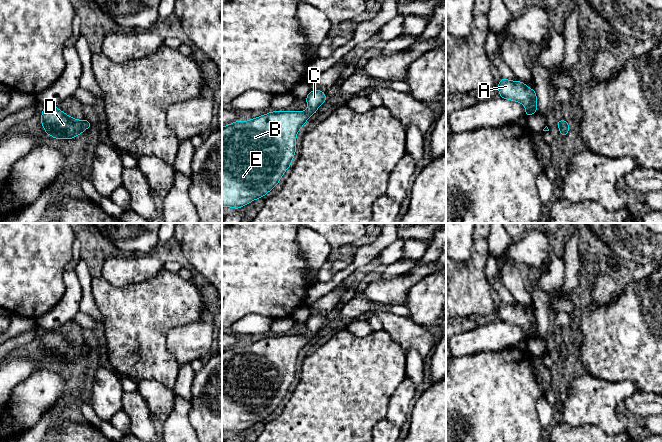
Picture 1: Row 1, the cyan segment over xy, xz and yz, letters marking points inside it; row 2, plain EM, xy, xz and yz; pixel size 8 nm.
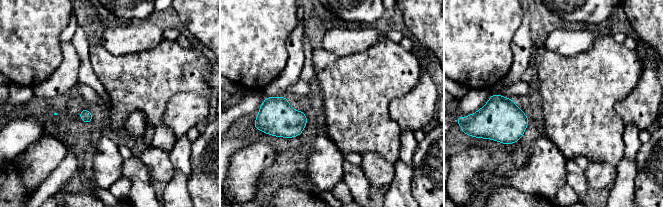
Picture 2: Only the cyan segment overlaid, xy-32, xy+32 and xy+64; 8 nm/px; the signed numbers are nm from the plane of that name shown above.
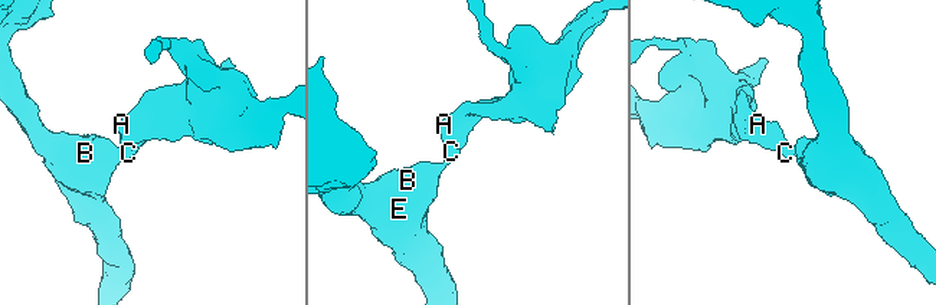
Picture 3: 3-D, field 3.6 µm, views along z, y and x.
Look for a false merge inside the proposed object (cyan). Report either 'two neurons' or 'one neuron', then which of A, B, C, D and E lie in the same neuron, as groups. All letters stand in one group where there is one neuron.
one neuron; A B C D E

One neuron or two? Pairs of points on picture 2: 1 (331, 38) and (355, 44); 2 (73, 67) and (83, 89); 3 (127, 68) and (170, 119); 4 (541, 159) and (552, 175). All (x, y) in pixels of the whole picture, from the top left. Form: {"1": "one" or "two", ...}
{"1": "one", "2": "two", "3": "two", "4": "one"}

